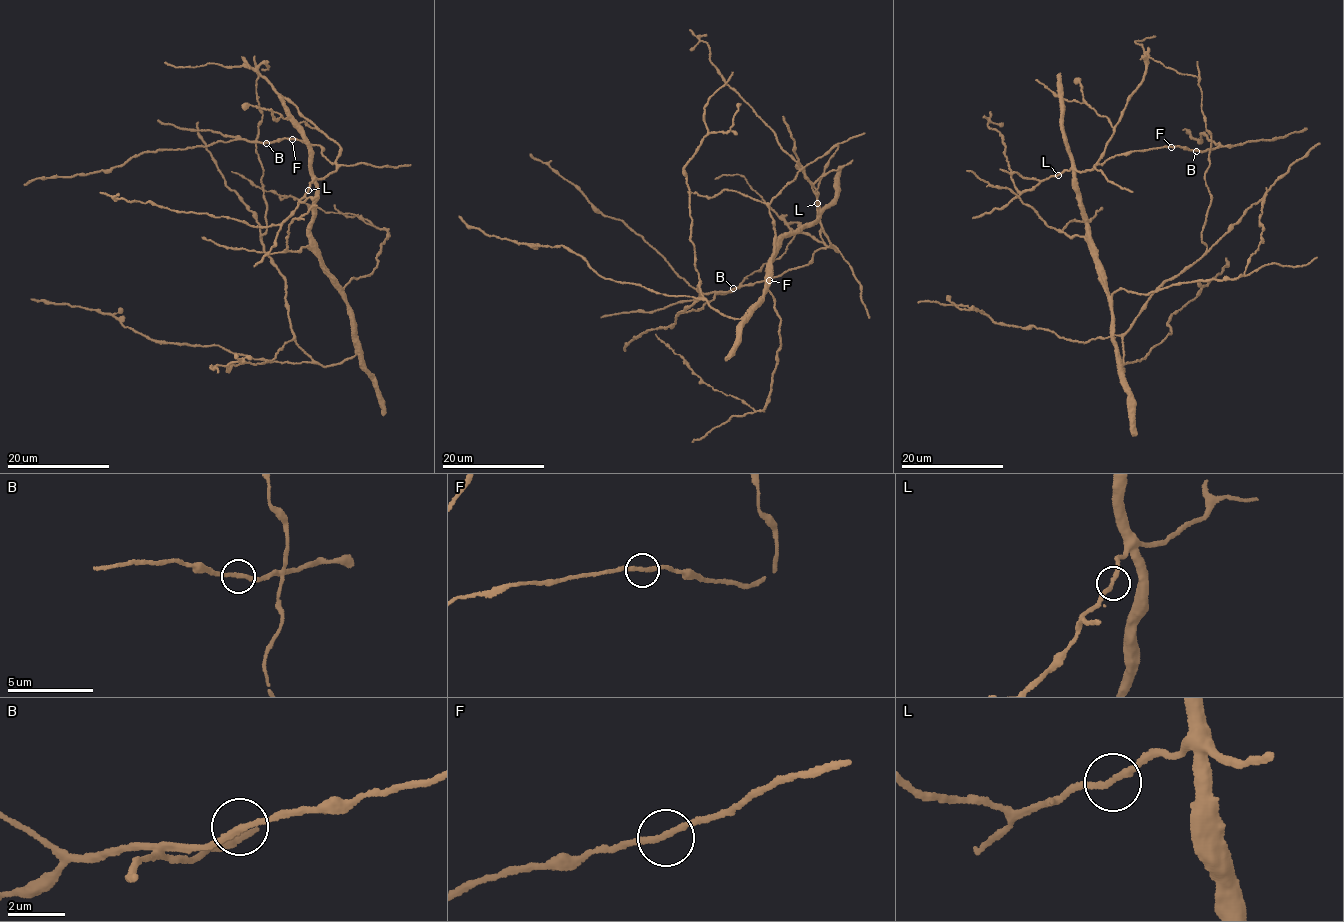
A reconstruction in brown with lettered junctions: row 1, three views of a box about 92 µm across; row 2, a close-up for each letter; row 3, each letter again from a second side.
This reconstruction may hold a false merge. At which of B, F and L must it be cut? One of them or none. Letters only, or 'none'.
none

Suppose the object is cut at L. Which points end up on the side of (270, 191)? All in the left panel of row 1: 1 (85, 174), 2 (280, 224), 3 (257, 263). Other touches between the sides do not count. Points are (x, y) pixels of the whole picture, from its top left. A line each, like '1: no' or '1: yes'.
1: yes
2: no
3: no

